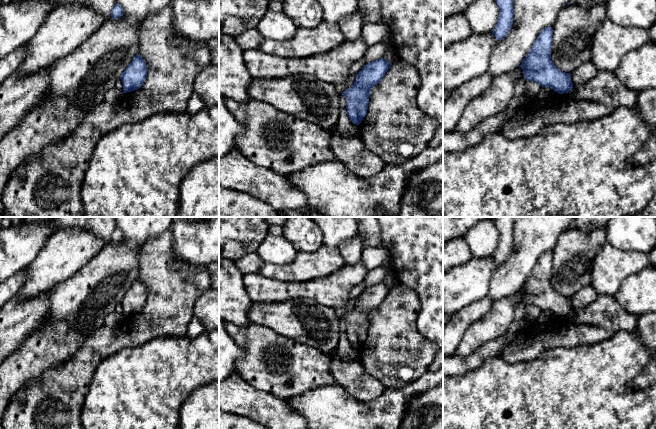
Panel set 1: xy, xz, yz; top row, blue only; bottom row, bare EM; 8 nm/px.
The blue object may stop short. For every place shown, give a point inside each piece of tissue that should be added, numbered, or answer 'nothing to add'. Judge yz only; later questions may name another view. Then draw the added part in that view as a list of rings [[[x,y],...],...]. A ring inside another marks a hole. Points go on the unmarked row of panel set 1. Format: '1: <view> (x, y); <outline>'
nothing to add

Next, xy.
nothing to add

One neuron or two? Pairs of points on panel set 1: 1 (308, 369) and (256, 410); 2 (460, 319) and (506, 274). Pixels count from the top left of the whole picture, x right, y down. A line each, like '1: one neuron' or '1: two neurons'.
1: two neurons
2: two neurons

